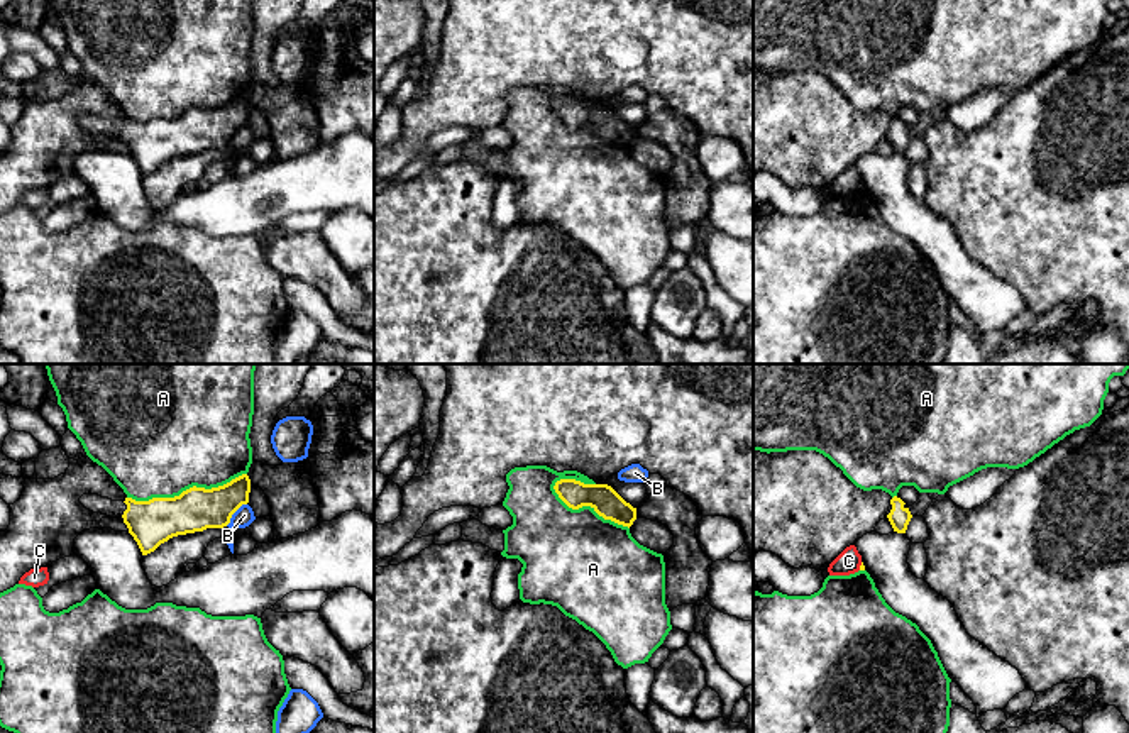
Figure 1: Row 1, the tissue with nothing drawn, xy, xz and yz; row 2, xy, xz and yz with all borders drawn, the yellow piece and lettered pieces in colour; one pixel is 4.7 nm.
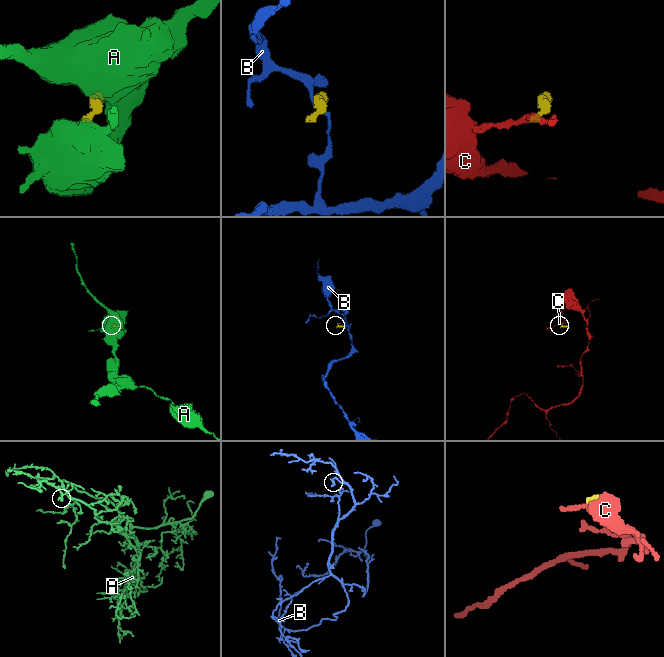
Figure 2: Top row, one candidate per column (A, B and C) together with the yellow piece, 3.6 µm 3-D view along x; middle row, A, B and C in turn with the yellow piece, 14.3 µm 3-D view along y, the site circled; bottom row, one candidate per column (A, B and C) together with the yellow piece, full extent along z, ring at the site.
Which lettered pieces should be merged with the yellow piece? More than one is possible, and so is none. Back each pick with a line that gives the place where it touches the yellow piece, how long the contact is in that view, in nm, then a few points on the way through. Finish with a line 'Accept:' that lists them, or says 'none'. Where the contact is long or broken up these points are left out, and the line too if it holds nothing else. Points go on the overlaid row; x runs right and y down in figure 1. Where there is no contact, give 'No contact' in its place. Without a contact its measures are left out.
Accept: none

